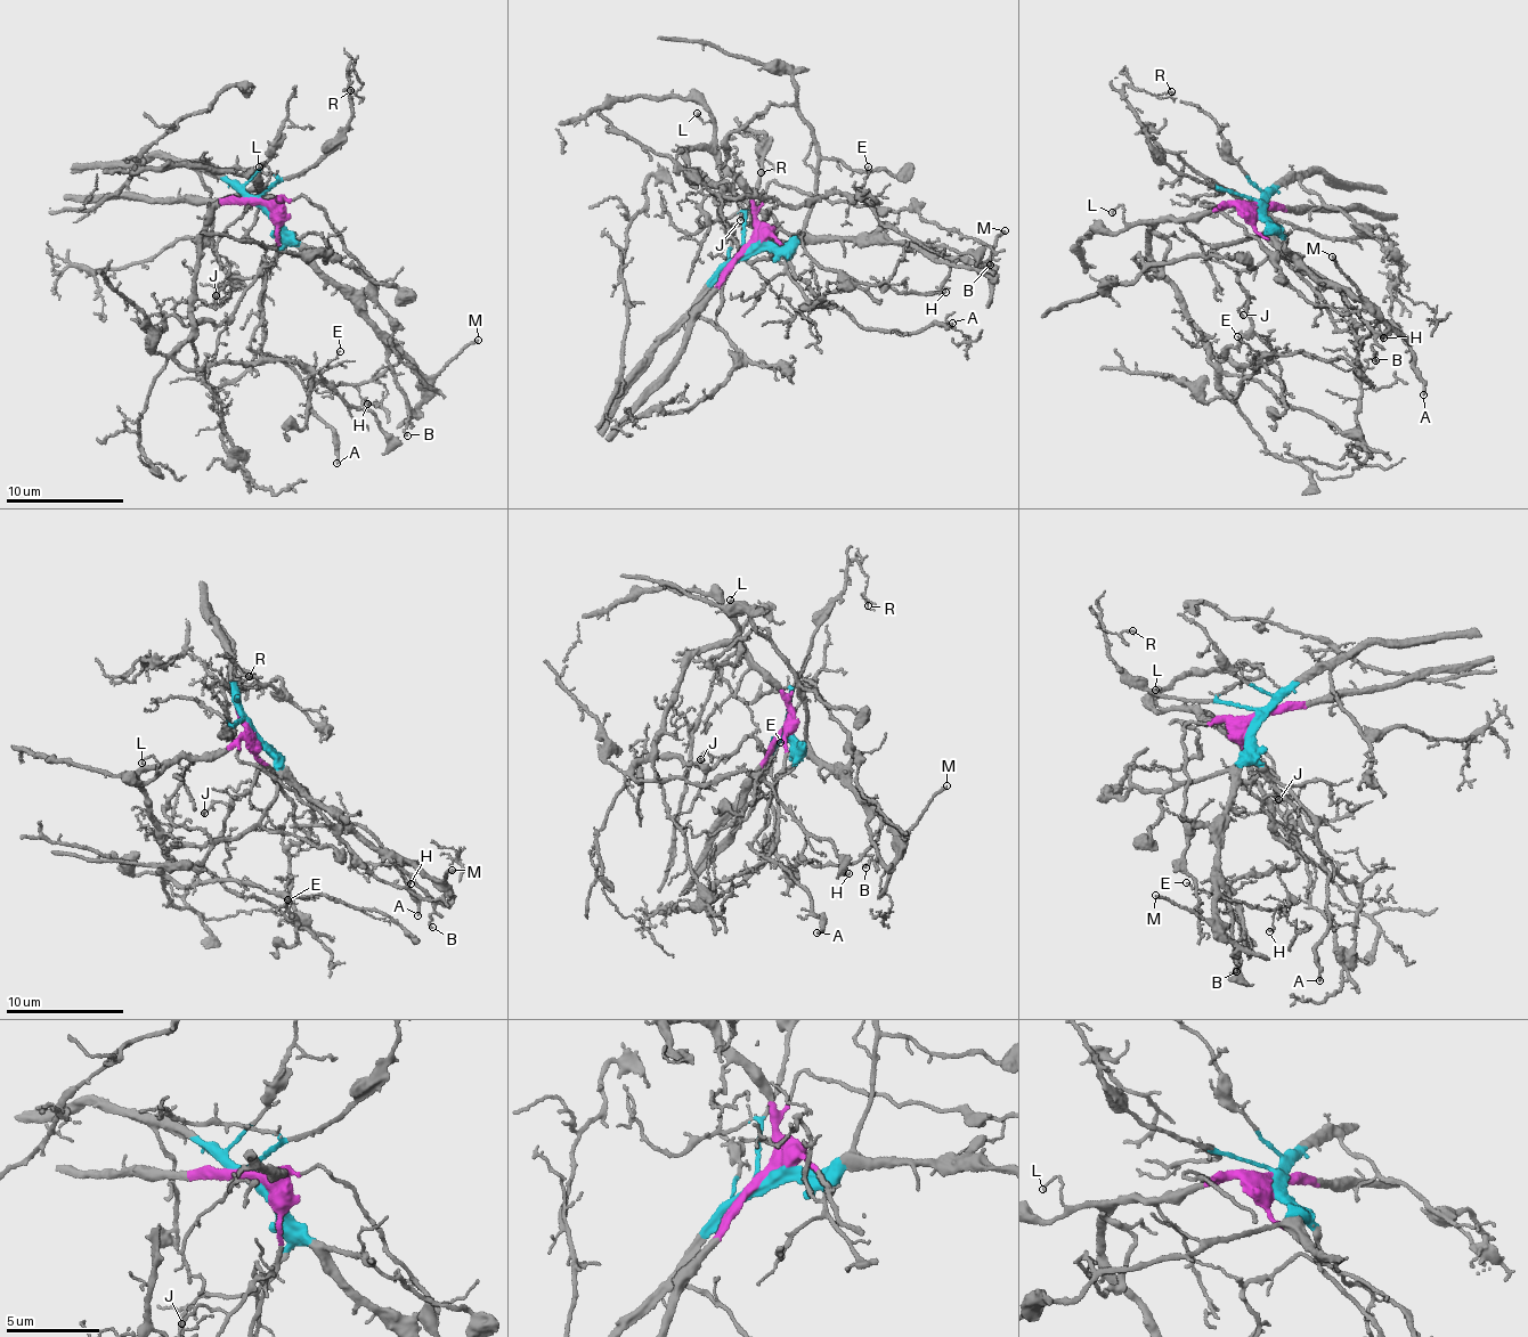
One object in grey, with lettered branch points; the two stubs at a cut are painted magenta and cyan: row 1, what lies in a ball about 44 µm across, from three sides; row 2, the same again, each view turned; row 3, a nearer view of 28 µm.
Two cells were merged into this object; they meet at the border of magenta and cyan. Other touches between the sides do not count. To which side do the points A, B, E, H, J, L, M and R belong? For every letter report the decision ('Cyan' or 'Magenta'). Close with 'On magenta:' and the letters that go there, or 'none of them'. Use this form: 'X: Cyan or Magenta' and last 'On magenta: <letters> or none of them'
A: Magenta
B: Cyan
E: Magenta
H: Cyan
J: Cyan
L: Magenta
M: Cyan
R: Cyan
On magenta: A, E, L

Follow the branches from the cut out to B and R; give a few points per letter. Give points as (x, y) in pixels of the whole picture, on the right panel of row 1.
B: (1258, 206), (1283, 250), (1291, 252), (1298, 265), (1342, 294), (1346, 304), (1368, 325), (1376, 360)
R: (1258, 206), (1252, 197), (1217, 190), (1162, 163), (1124, 94), (1134, 87), (1145, 94), (1172, 91)

